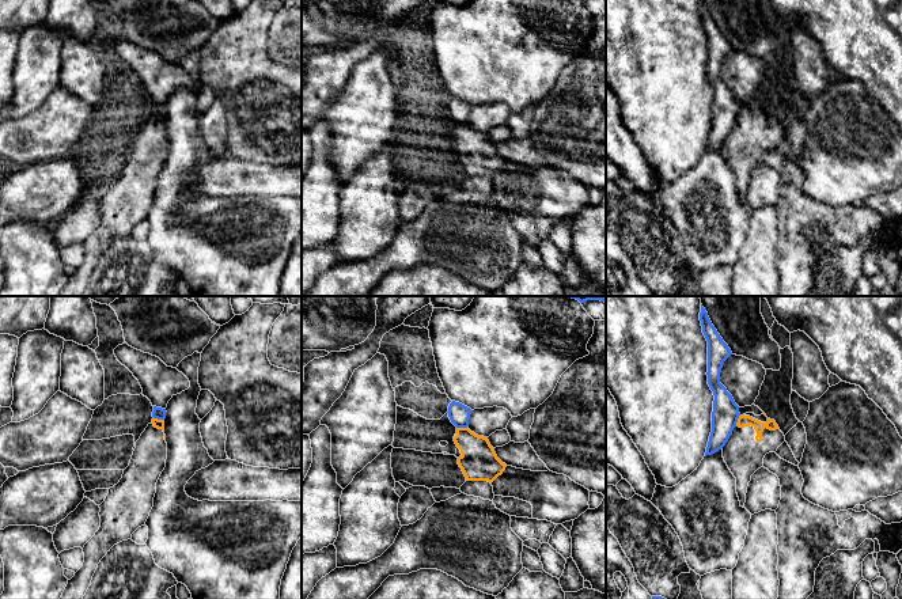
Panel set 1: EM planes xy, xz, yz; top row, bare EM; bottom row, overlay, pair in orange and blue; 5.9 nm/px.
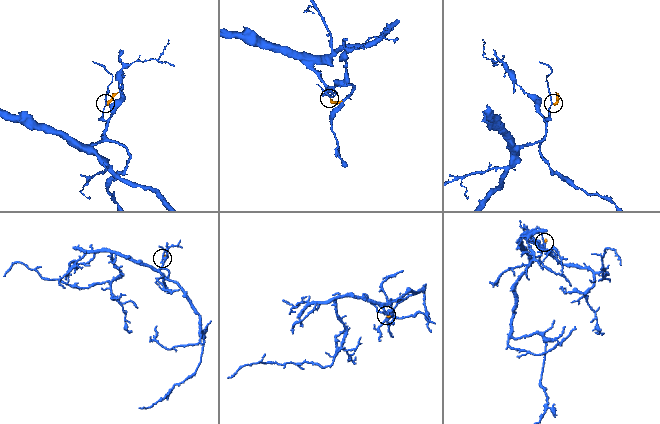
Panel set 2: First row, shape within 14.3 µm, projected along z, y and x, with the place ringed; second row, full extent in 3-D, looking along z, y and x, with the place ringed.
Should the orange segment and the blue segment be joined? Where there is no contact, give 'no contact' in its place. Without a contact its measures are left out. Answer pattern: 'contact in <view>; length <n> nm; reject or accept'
contact in xy; length 70 nm; reject

